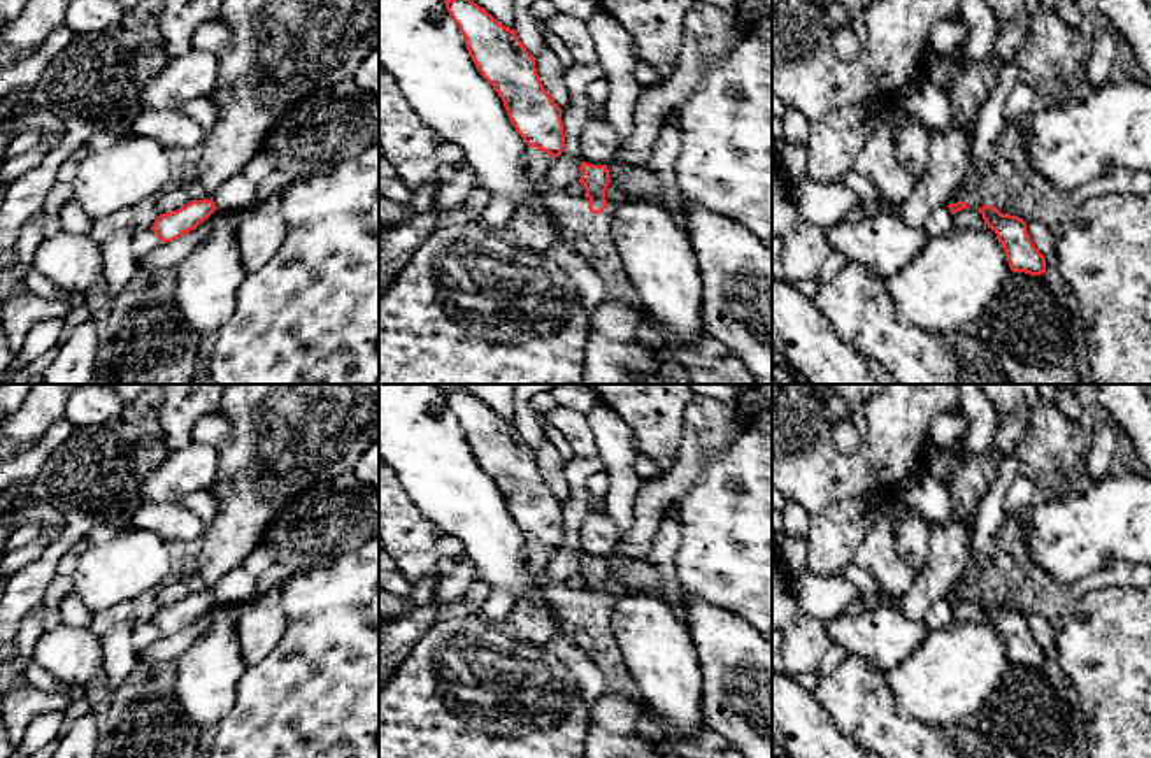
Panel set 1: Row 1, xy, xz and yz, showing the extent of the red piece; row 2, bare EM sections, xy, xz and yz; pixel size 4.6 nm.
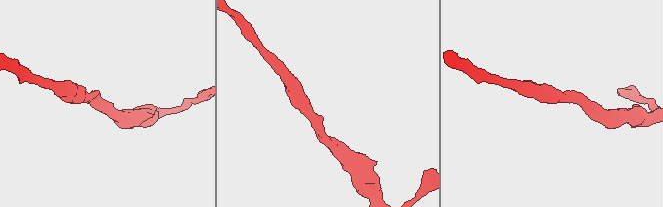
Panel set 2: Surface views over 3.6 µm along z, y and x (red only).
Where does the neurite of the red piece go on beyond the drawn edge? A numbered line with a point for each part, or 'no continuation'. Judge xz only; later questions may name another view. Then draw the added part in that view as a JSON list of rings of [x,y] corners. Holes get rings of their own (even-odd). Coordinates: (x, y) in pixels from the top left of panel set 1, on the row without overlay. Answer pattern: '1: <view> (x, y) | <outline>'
no continuation

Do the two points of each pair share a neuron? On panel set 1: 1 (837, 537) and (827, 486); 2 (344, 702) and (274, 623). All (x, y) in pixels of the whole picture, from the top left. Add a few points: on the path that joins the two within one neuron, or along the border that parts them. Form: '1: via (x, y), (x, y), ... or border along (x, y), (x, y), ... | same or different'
1: border along (871, 497), (832, 500), (822, 511), (809, 516) | different
2: border along (281, 604), (285, 613), (283, 637), (257, 665) | different

